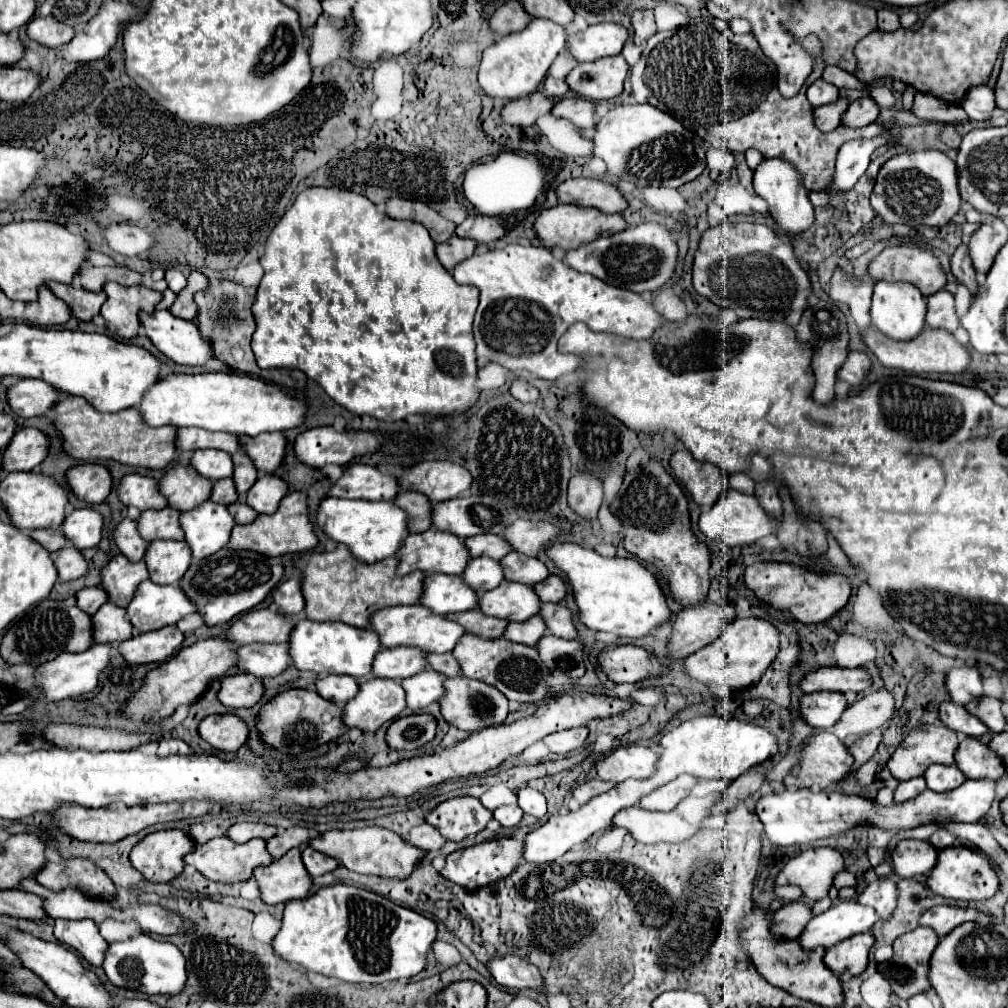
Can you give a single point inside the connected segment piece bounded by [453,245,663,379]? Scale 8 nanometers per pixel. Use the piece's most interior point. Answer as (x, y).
(528, 298)

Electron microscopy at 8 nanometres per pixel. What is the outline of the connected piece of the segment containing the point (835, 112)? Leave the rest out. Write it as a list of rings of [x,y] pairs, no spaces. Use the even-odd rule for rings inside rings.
[[[839,99],[837,103],[831,105],[823,105],[813,109],[813,119],[815,119],[815,127],[823,133],[829,133],[833,129],[837,129],[841,125],[841,113],[847,109],[849,101],[847,99]]]

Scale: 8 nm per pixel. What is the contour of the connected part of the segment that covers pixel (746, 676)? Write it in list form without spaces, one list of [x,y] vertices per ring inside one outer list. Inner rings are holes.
[[[755,617],[735,619],[723,629],[723,633],[713,643],[709,643],[707,647],[699,649],[697,653],[685,659],[685,673],[689,679],[709,687],[721,699],[729,699],[729,691],[739,691],[757,685],[765,669],[775,659],[777,651],[779,651],[779,631],[769,621]]]

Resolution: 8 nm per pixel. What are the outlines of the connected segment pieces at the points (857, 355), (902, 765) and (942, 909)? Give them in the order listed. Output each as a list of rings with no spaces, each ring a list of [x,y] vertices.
[[[851,351],[847,361],[843,363],[841,371],[837,373],[837,377],[847,381],[851,387],[857,387],[857,385],[863,383],[869,369],[871,369],[871,359],[861,351]]]
[[[919,725],[915,731],[909,731],[887,767],[895,779],[907,781],[923,775],[925,769],[933,763],[951,765],[957,745],[957,733],[949,727]]]
[[[939,905],[939,907],[931,907],[929,911],[925,911],[919,919],[921,925],[933,927],[937,931],[939,937],[947,935],[953,931],[953,927],[959,927],[961,923],[967,921],[983,921],[983,923],[995,923],[997,919],[993,915],[981,913],[977,909],[963,909],[963,907],[949,907],[949,905]]]

